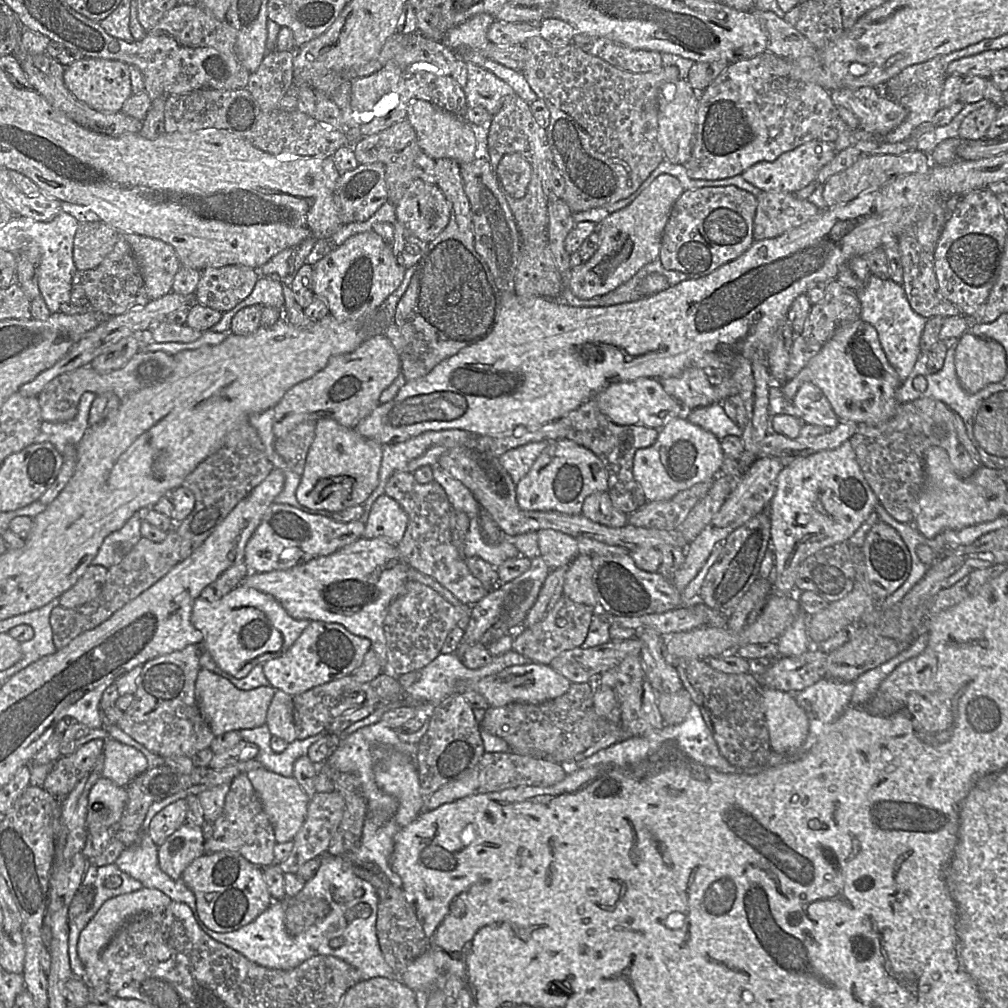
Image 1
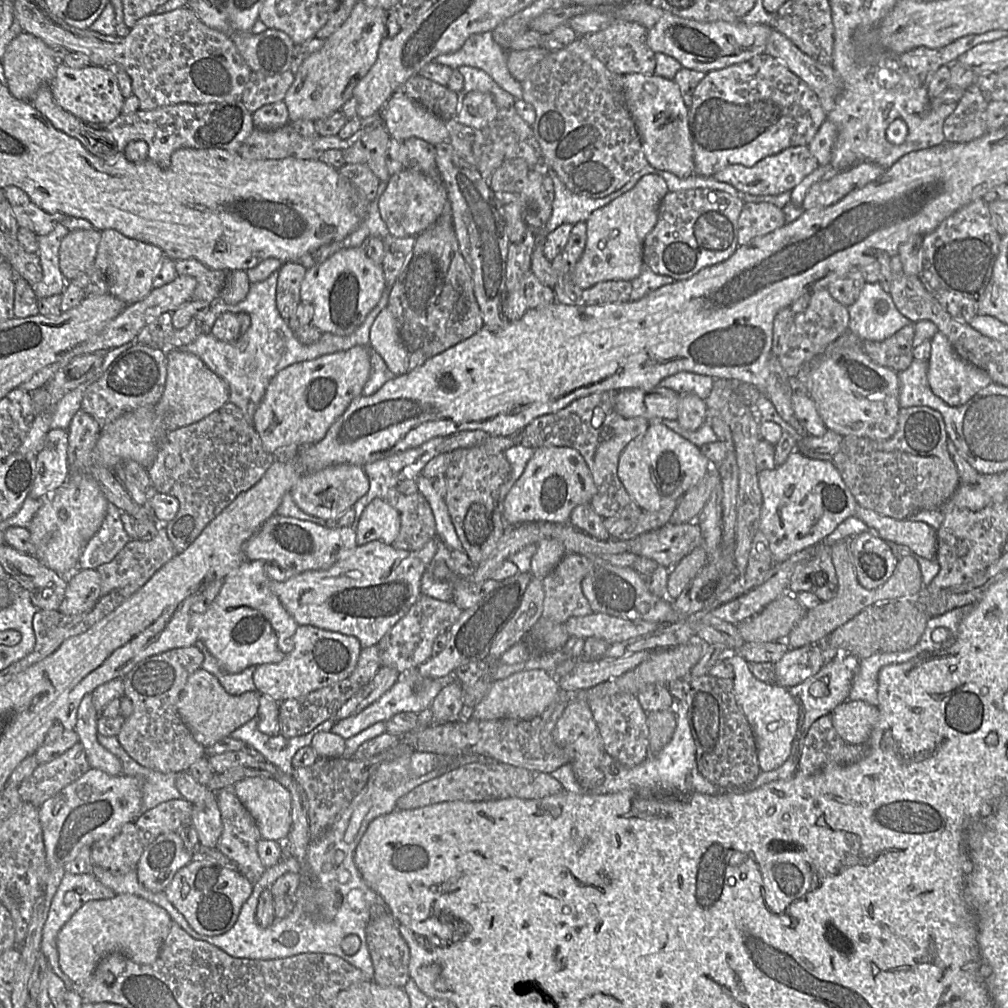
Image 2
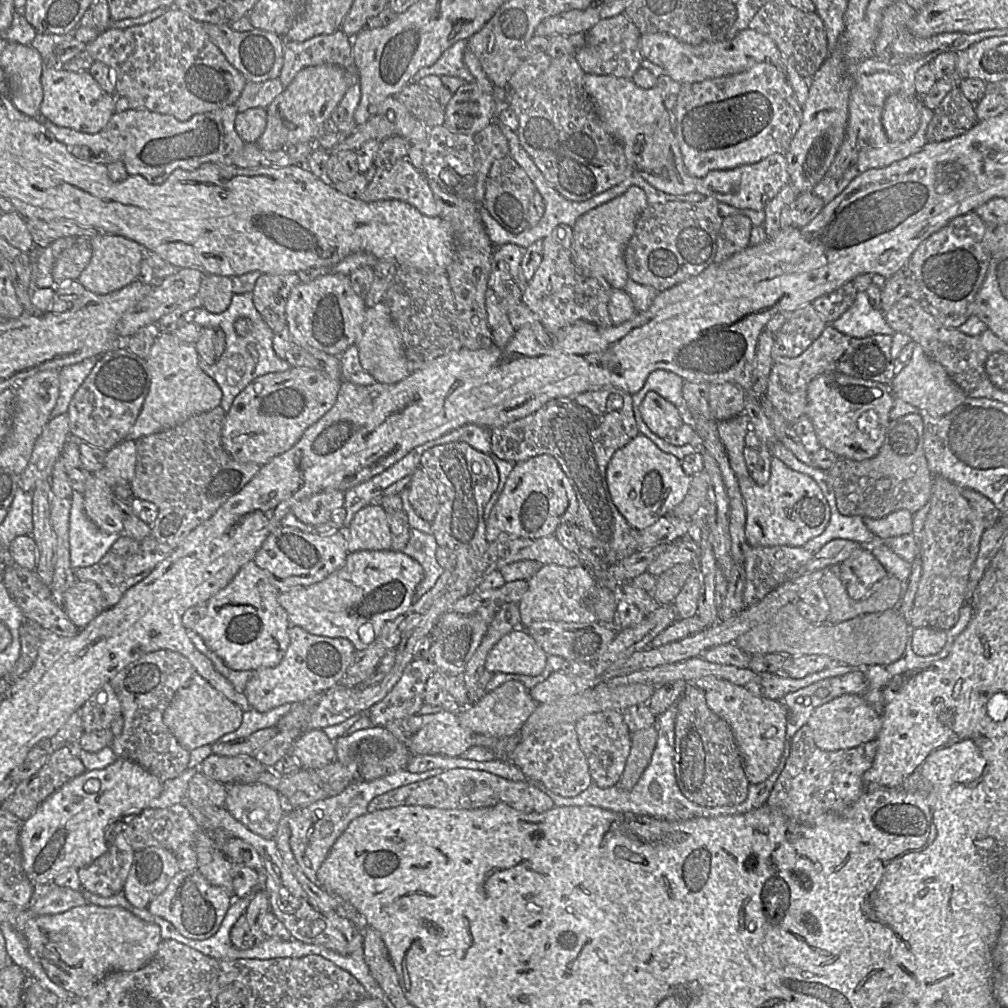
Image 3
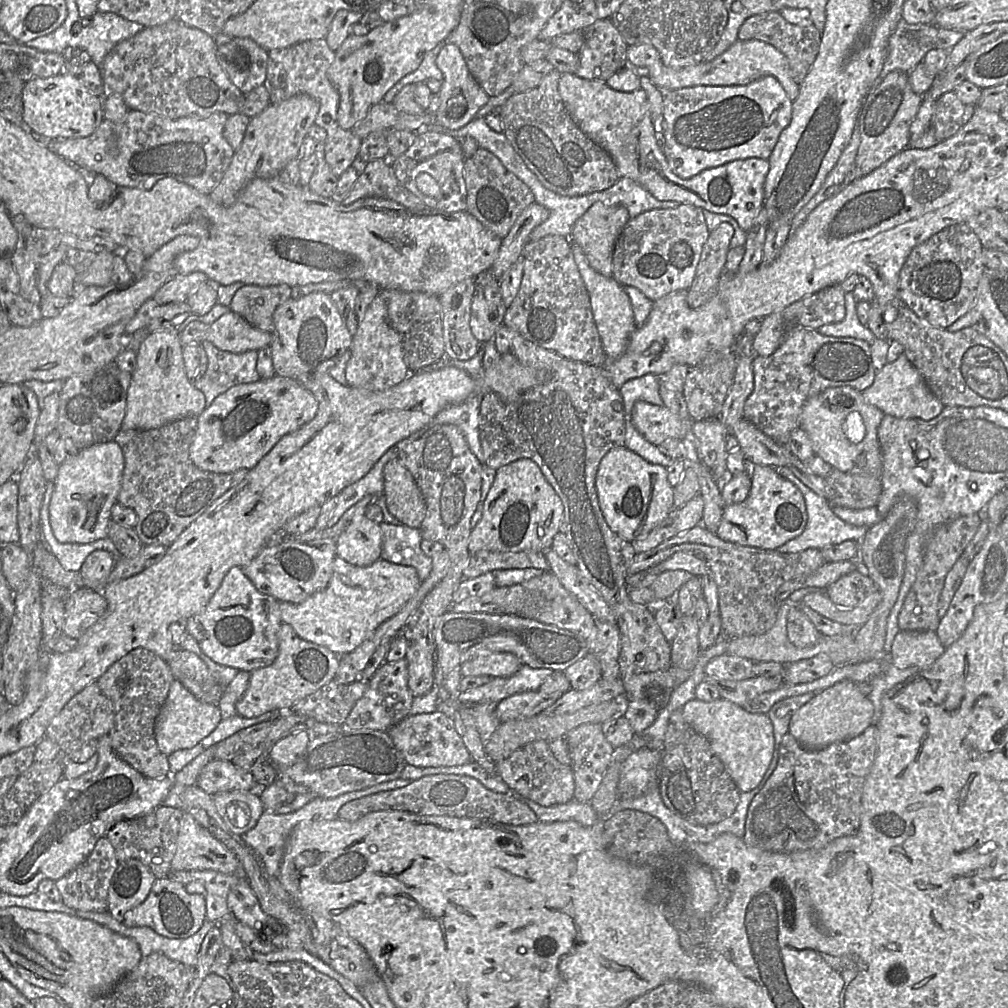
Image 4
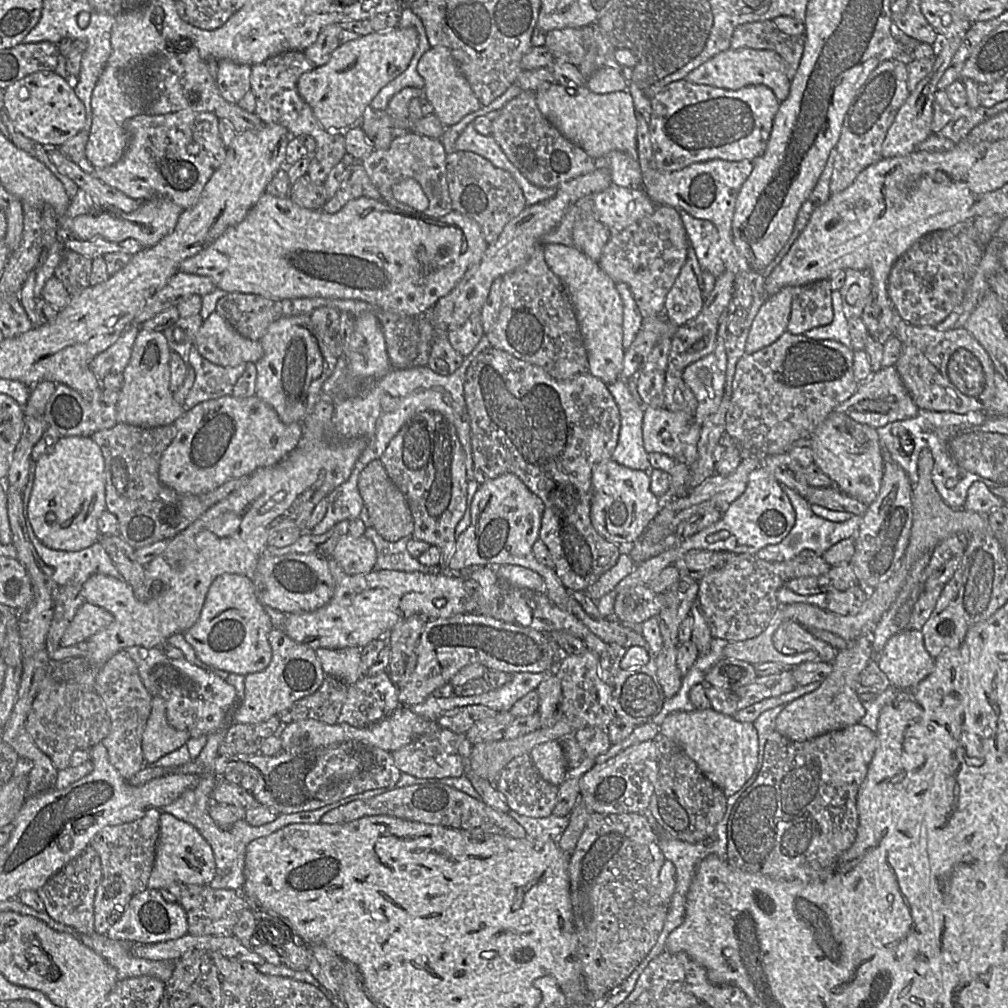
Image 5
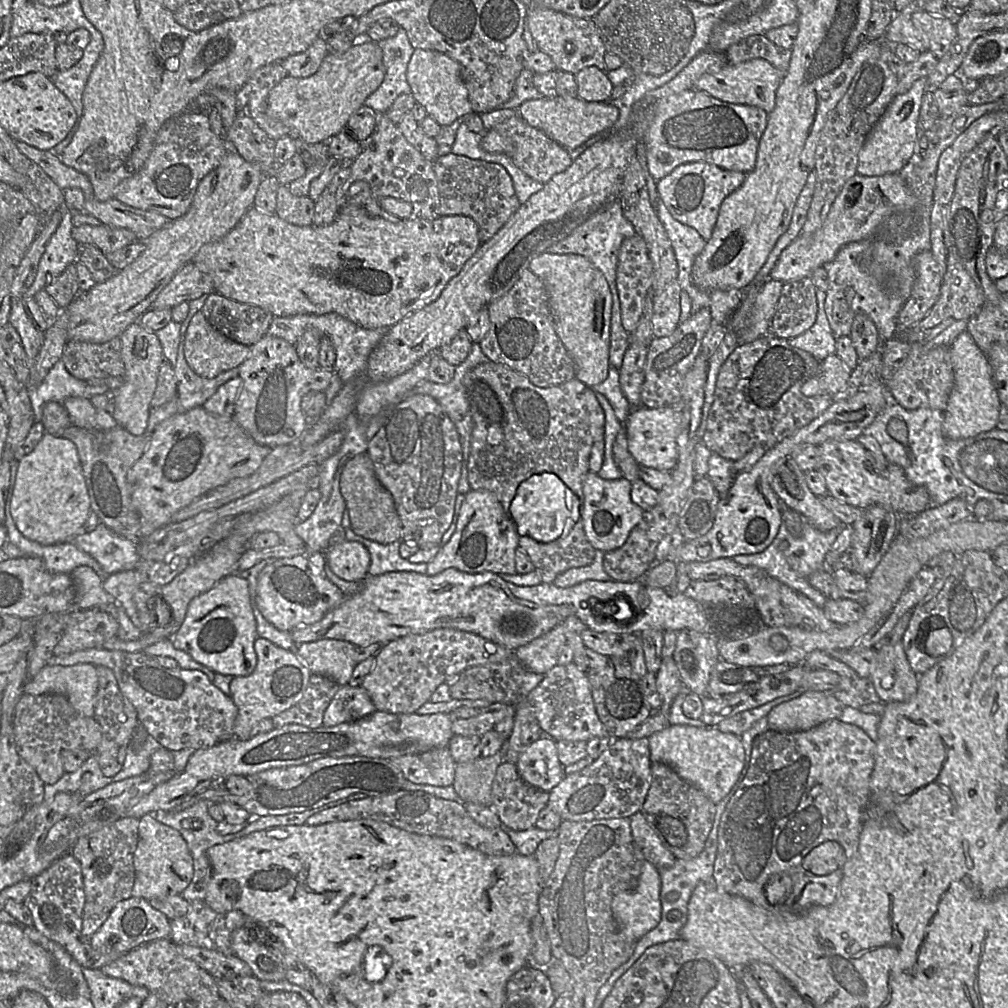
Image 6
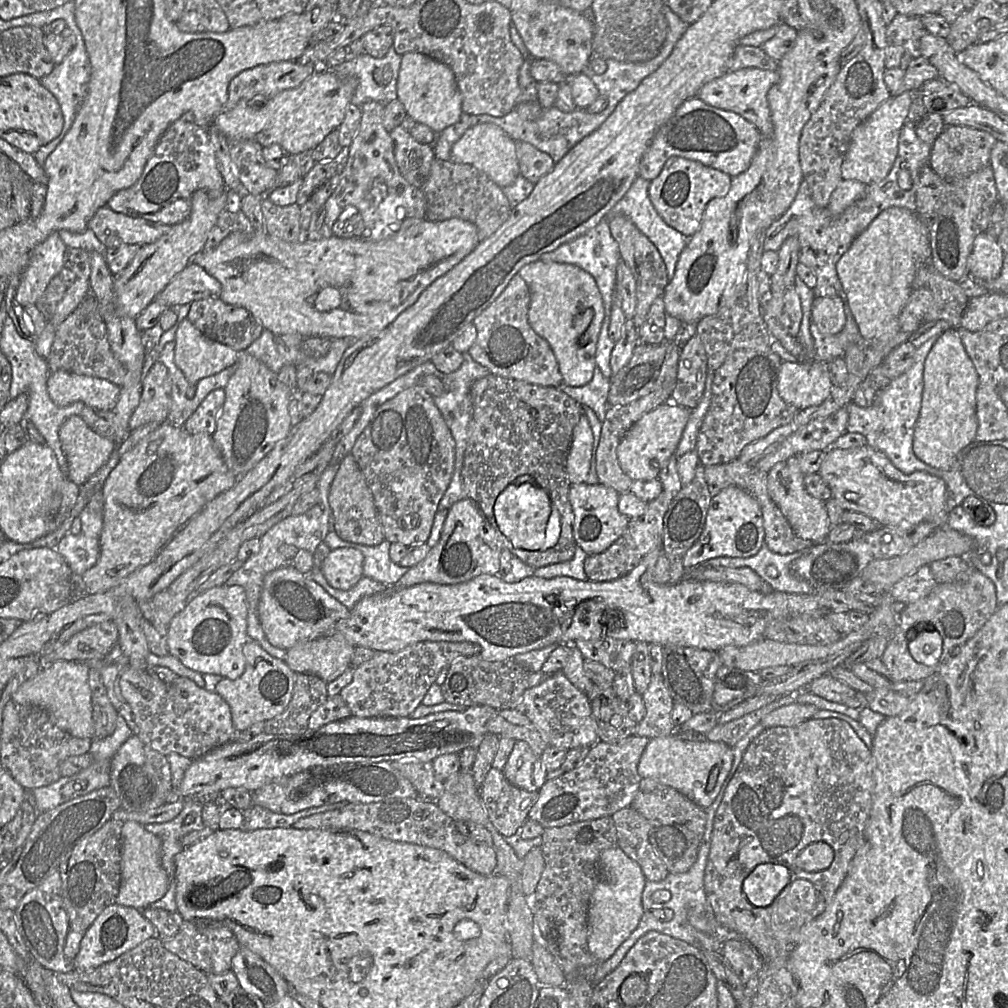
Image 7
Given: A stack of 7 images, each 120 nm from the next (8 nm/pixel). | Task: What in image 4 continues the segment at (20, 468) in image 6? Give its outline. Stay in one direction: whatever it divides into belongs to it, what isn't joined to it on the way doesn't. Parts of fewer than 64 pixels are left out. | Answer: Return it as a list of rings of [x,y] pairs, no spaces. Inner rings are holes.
[[[115,441],[80,449],[79,453],[59,464],[49,503],[49,521],[60,543],[88,544],[107,537],[111,509],[117,503],[125,459]]]

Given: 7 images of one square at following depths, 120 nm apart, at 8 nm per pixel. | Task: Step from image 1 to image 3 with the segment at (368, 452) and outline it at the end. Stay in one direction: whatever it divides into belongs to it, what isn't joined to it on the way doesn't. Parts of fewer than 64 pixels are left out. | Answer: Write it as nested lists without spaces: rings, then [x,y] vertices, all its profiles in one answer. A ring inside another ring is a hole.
[[[325,490],[299,501],[292,507],[297,519],[307,525],[318,526],[328,521],[331,515],[344,505],[345,492]]]

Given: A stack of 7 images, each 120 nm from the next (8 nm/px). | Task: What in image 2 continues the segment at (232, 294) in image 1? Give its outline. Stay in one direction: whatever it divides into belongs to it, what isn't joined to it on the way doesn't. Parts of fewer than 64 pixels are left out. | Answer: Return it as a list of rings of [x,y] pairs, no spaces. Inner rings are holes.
[[[196,259],[175,260],[174,262],[178,275],[192,276],[197,280],[192,299],[208,303],[219,300],[227,277],[226,271],[213,270]]]

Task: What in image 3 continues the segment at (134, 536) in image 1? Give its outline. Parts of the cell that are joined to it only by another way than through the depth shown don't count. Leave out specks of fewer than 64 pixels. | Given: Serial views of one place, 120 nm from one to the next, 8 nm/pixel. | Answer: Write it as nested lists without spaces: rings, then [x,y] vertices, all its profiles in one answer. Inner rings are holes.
[[[73,492],[69,518],[70,564],[73,569],[101,560],[120,534],[99,529],[85,514],[83,494]]]

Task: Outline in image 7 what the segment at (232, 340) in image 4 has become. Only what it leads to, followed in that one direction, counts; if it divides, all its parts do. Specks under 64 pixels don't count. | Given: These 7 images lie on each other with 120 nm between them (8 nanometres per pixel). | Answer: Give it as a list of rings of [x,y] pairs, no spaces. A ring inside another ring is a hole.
[[[187,318],[179,325],[175,335],[175,363],[191,384],[187,397],[192,399],[196,384],[234,366],[241,352],[204,336]]]

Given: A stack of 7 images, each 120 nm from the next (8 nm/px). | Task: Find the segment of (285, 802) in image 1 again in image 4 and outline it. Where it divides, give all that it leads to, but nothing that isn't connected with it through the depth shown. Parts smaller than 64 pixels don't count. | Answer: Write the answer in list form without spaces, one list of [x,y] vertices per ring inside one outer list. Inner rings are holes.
[[[222,791],[213,796],[213,801],[227,831],[240,836],[252,829],[264,813],[256,791]]]

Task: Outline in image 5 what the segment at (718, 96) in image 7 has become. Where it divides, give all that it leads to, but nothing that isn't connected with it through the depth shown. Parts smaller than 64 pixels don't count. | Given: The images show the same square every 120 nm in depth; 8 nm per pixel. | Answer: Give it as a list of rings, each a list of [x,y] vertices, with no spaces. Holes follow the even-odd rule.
[[[729,48],[690,72],[684,80],[693,84],[707,85],[732,91],[749,85],[765,85],[773,91],[780,103],[785,101],[789,96],[791,86],[791,80],[786,75],[782,59],[776,52],[752,48],[737,50]]]

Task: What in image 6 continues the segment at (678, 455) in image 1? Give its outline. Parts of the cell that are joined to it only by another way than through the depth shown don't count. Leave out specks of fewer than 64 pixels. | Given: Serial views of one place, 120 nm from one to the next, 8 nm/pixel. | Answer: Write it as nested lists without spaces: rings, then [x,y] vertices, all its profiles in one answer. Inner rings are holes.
[[[590,471],[585,475],[581,520],[585,534],[596,550],[606,553],[621,547],[642,519],[645,511],[632,501],[631,487],[632,482],[625,478],[606,480]]]

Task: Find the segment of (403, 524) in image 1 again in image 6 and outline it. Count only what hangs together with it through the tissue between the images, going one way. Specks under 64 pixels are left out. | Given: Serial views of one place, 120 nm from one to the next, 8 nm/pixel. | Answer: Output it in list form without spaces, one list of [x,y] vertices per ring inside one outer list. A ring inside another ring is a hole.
[[[345,541],[331,546],[325,555],[331,571],[342,580],[359,582],[368,576],[371,555],[360,542]]]

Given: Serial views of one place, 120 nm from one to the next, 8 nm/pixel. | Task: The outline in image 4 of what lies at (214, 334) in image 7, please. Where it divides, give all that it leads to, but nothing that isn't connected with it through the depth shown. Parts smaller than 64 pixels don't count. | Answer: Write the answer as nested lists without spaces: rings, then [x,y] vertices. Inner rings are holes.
[[[287,284],[244,285],[234,294],[229,309],[253,327],[272,333],[273,315],[291,297],[292,288]]]

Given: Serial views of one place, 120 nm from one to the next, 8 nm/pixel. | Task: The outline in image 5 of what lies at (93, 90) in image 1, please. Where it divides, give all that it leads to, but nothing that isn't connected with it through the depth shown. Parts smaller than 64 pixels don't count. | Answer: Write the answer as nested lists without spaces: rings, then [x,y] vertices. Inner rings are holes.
[[[52,71],[29,74],[5,88],[4,106],[14,129],[43,146],[61,146],[86,124],[86,108],[77,97],[74,84]]]

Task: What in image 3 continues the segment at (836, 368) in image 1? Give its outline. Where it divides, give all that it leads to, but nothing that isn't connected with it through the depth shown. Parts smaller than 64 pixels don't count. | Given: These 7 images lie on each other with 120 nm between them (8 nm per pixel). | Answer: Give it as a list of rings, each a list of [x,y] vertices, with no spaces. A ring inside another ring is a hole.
[[[827,372],[815,377],[808,385],[807,416],[822,447],[833,452],[838,458],[863,461],[874,457],[880,449],[889,425],[889,412],[894,400],[888,384],[854,378],[838,372]]]

